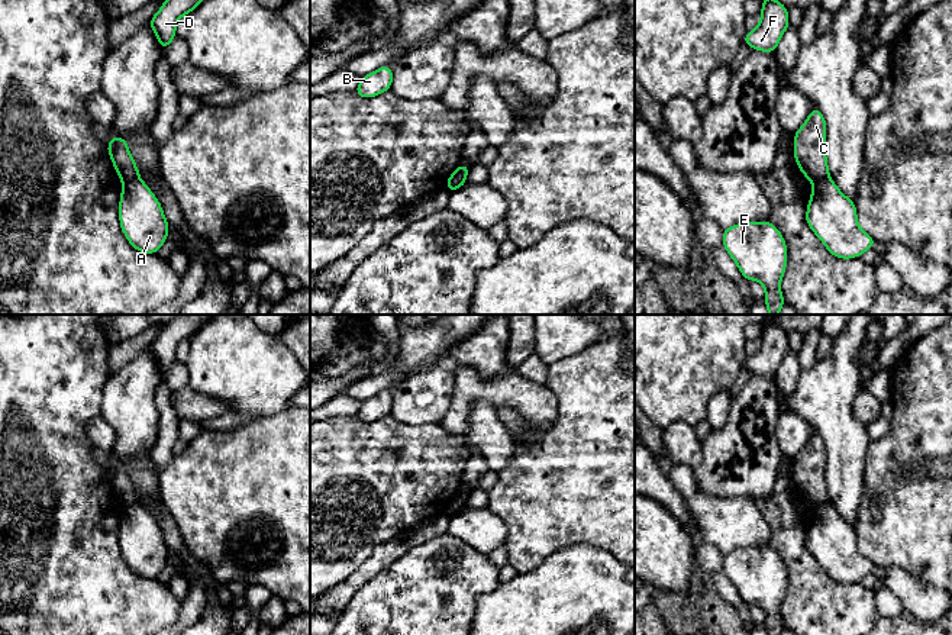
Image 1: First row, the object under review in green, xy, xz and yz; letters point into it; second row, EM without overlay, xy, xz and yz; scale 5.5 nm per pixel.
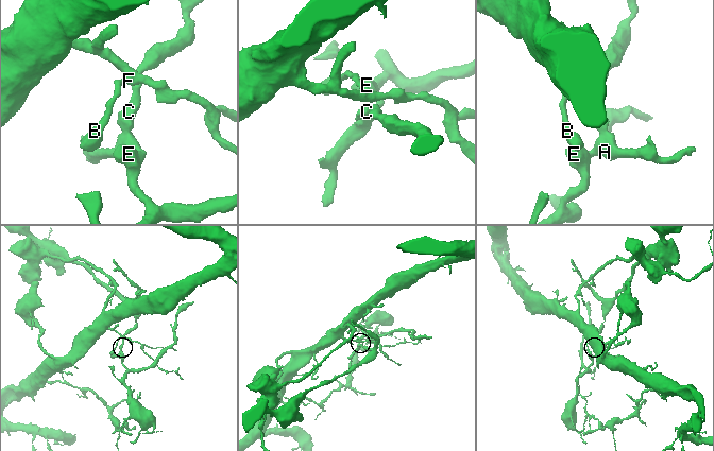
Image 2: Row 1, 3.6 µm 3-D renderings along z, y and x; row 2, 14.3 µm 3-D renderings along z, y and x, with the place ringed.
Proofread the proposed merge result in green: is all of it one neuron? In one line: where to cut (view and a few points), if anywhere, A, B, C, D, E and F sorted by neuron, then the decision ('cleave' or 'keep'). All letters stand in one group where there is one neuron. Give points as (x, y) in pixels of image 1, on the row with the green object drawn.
xy (138, 177), (123, 180) | A E / B C D F | cleave

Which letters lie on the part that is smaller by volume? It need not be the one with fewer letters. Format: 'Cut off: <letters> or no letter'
Cut off: A, E

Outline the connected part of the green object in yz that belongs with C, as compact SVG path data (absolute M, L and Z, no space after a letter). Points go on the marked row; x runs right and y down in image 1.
M814 107L803 126L794 133L794 159L813 184L829 178L826 161L826 120Z

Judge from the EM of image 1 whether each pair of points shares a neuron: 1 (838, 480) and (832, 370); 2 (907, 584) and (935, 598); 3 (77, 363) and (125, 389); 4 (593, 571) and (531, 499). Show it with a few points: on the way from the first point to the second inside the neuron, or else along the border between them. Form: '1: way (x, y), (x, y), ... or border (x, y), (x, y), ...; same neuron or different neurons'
1: way (838, 453), (838, 426), (832, 418), (832, 397); same neuron
2: way (915, 592), (920, 598), (928, 598); same neuron
3: border (109, 377), (103, 389), (100, 413); different neurons
4: border (603, 548), (573, 542), (558, 547), (541, 563); different neurons

